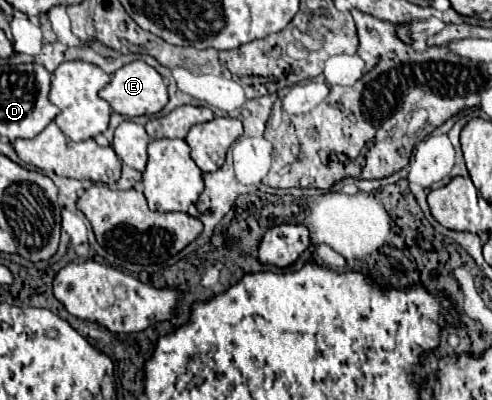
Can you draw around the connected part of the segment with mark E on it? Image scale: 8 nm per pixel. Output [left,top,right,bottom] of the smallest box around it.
[100,60,168,118]

